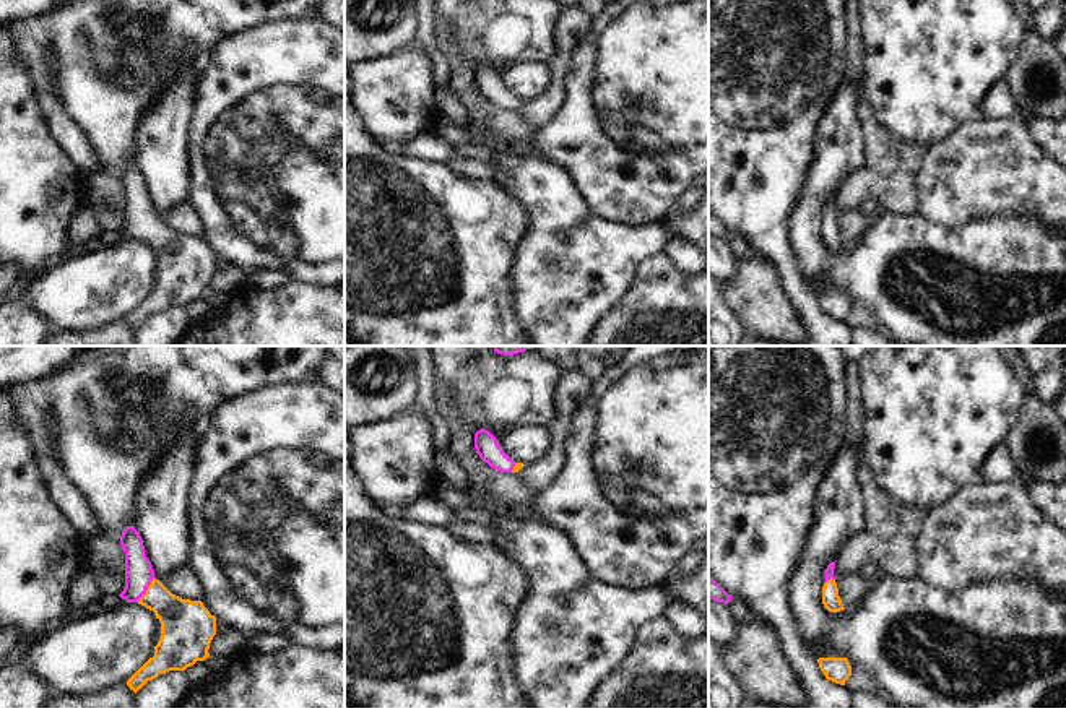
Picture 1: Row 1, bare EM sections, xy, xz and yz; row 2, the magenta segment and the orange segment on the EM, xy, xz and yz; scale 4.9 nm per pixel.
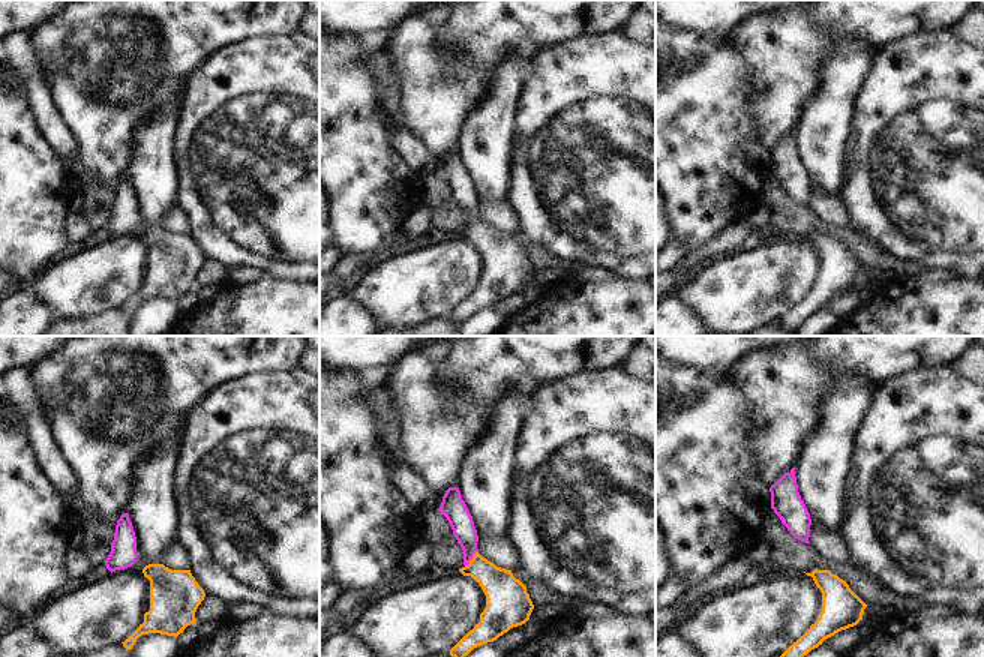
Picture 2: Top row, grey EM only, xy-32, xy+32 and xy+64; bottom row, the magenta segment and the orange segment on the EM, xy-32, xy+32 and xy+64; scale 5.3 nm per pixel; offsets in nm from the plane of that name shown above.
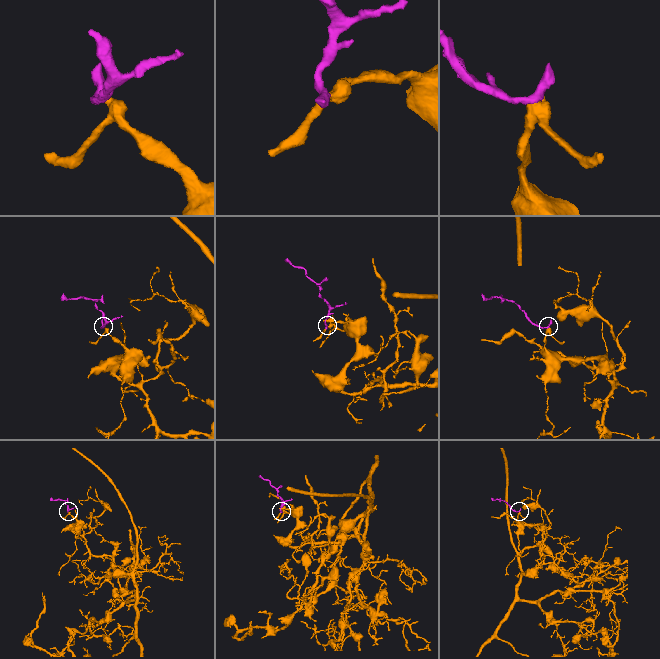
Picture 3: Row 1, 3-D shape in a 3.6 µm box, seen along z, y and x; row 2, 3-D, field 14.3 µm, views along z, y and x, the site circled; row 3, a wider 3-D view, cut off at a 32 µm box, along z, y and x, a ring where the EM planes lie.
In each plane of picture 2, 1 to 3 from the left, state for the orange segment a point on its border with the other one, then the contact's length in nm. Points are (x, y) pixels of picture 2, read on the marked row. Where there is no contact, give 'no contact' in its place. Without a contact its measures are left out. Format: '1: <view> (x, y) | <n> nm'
1: no contact
2: xy+32 (471, 558) | 110 nm
3: no contact

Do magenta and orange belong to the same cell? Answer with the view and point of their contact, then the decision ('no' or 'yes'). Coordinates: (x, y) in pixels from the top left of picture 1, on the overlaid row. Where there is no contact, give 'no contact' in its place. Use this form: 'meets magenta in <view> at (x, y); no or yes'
meets magenta in xy at (145, 590); yes

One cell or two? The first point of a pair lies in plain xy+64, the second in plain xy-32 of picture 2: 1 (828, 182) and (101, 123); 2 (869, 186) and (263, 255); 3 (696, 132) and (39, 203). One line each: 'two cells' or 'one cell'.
1: two cells
2: one cell
3: one cell

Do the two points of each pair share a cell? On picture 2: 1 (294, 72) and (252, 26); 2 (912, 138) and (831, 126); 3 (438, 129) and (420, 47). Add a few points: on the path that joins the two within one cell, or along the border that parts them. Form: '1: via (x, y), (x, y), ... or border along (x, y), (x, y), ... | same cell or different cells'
1: border along (296, 32), (248, 38), (227, 45) | different cells
2: border along (857, 95), (845, 164) | different cells
3: via (437, 108), (437, 68) | same cell

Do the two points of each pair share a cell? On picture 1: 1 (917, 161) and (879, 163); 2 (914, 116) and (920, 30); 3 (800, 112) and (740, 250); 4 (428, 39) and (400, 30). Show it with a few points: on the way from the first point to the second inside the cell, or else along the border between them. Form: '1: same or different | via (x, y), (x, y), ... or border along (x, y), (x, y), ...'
1: different | border along (891, 135), (899, 148), (899, 169)
2: same | via (920, 94), (920, 51)
3: different | border along (733, 231), (749, 246)
4: different | border along (416, 17), (411, 39)

